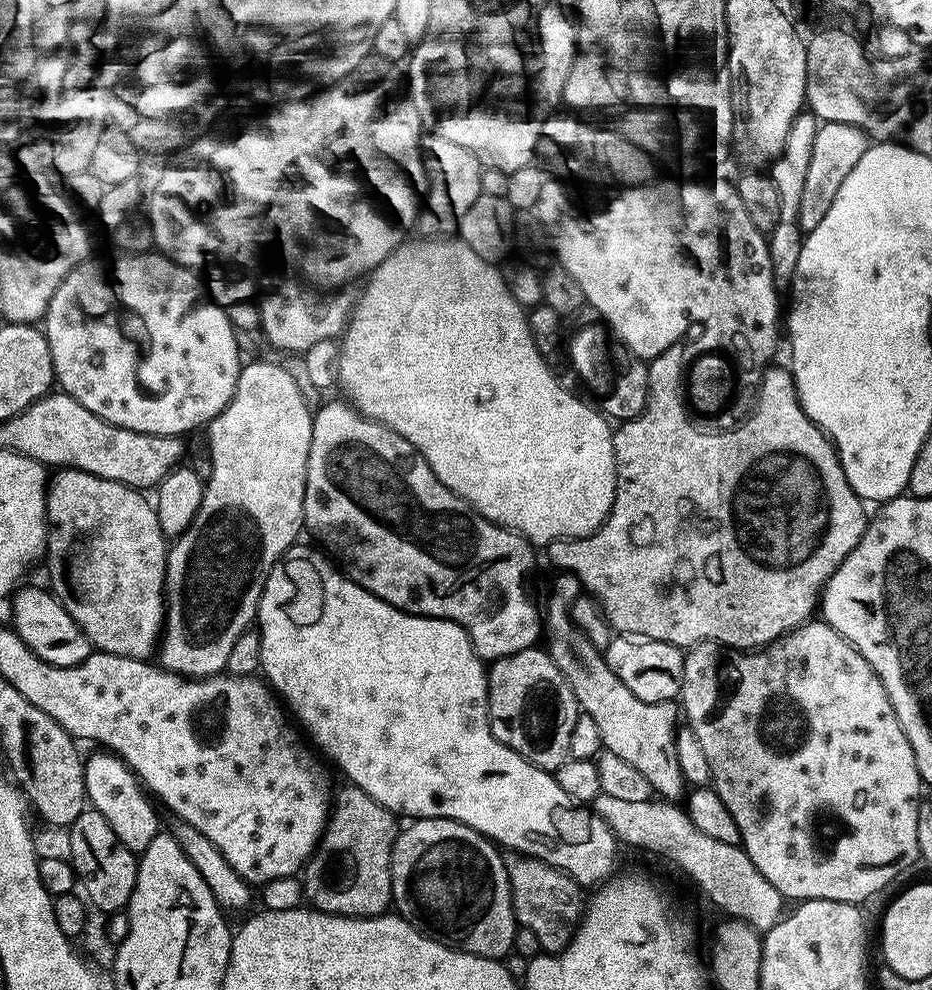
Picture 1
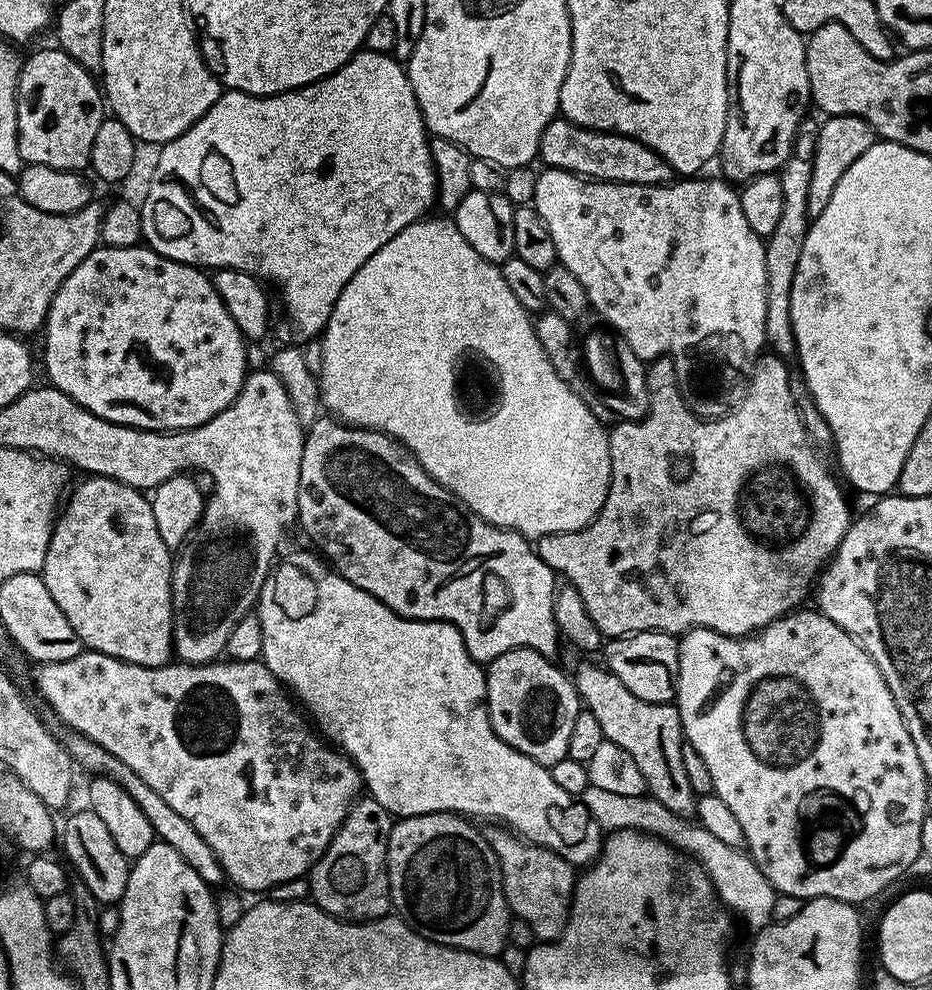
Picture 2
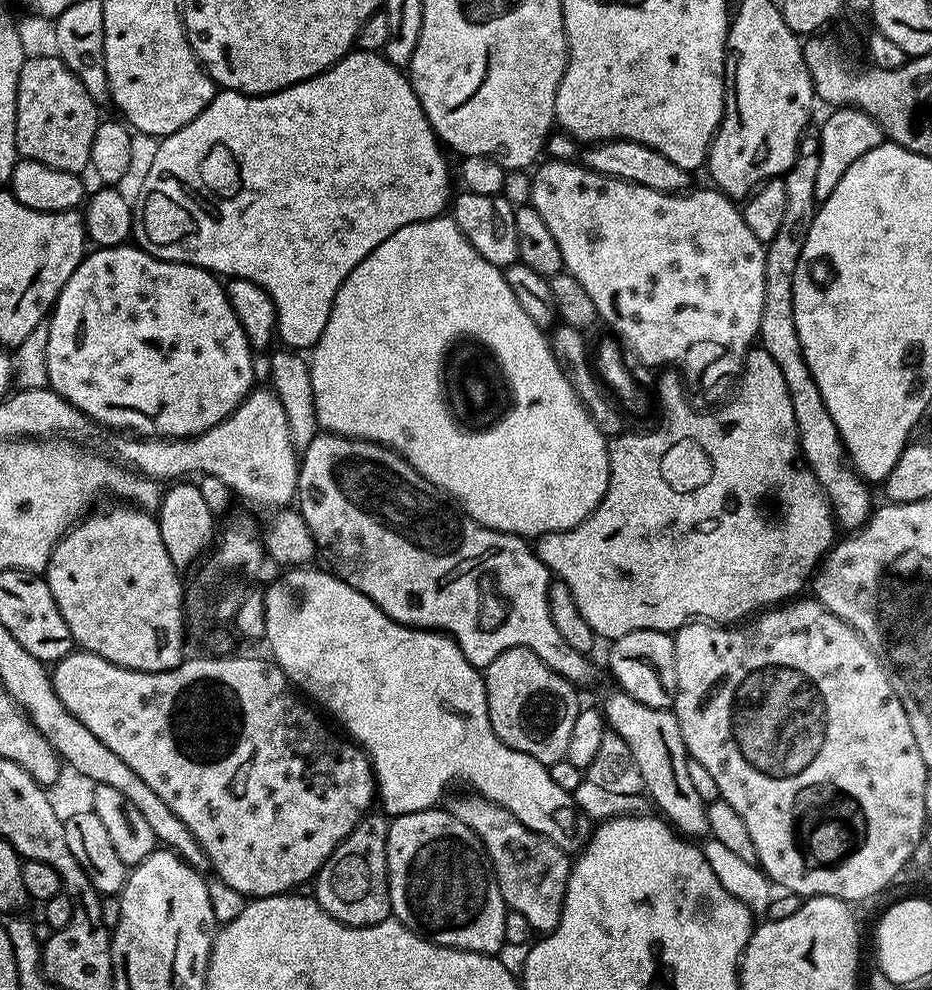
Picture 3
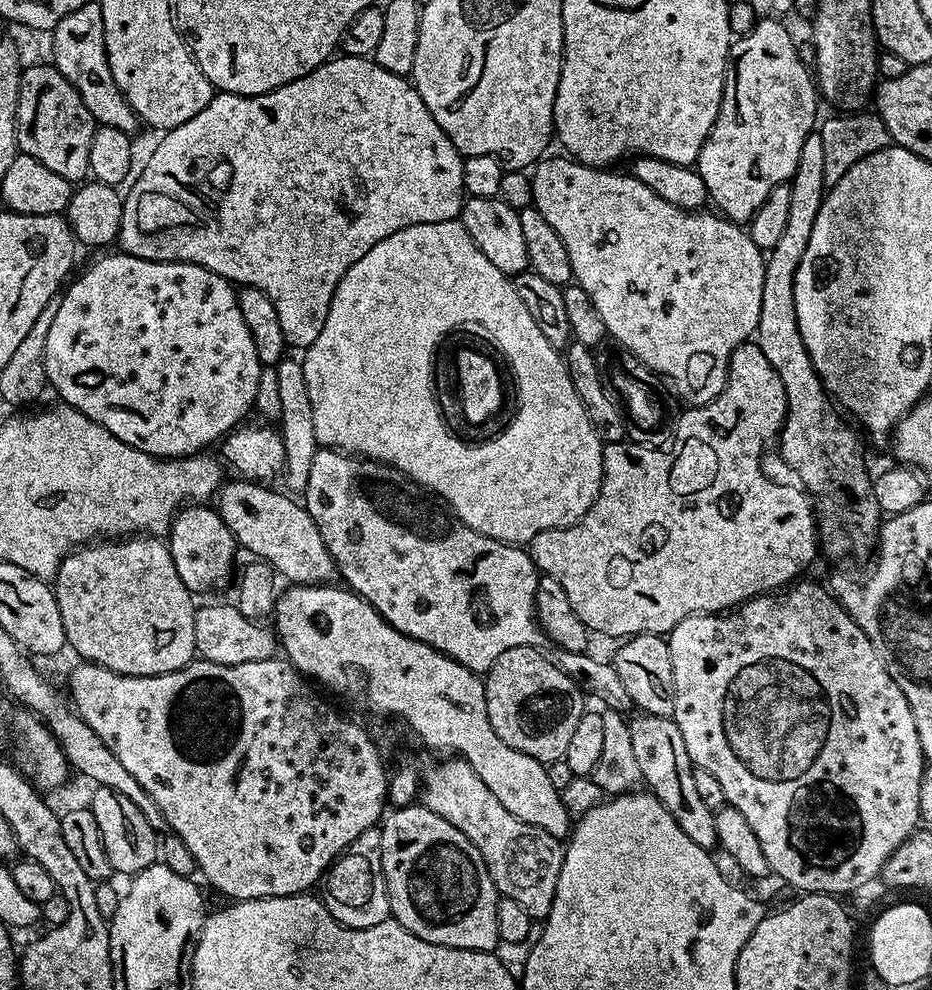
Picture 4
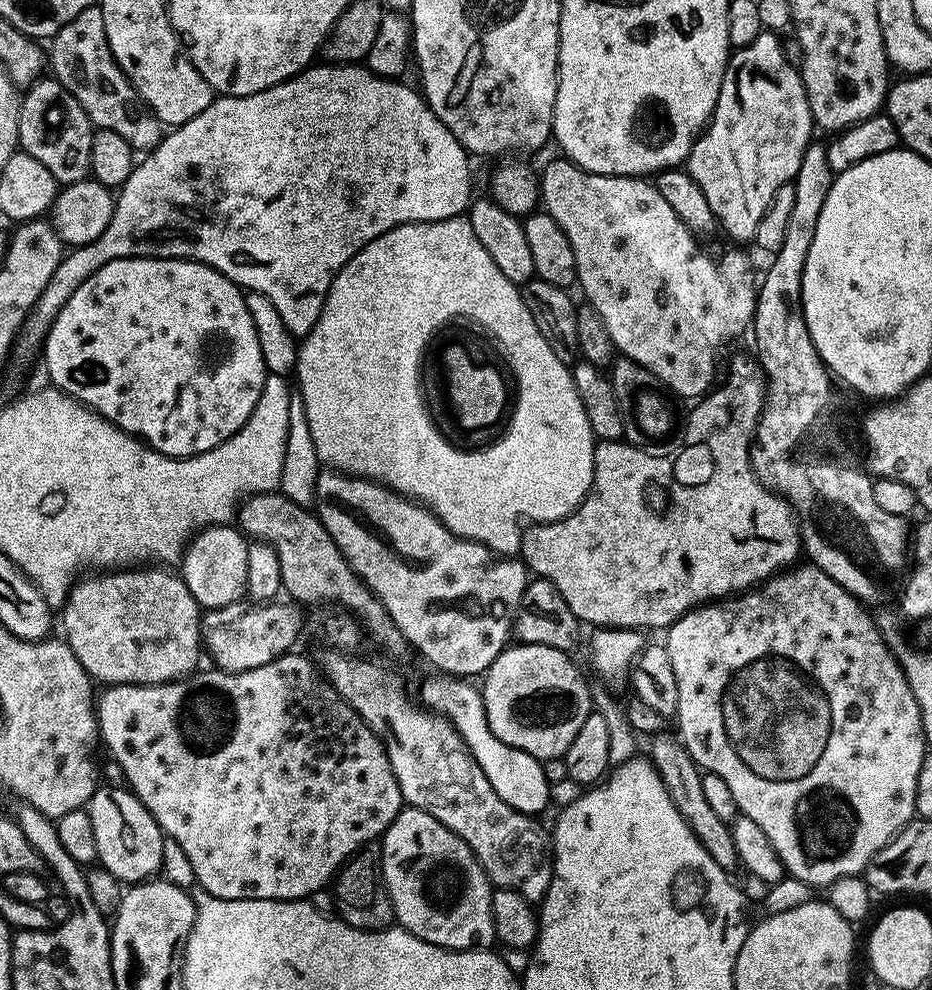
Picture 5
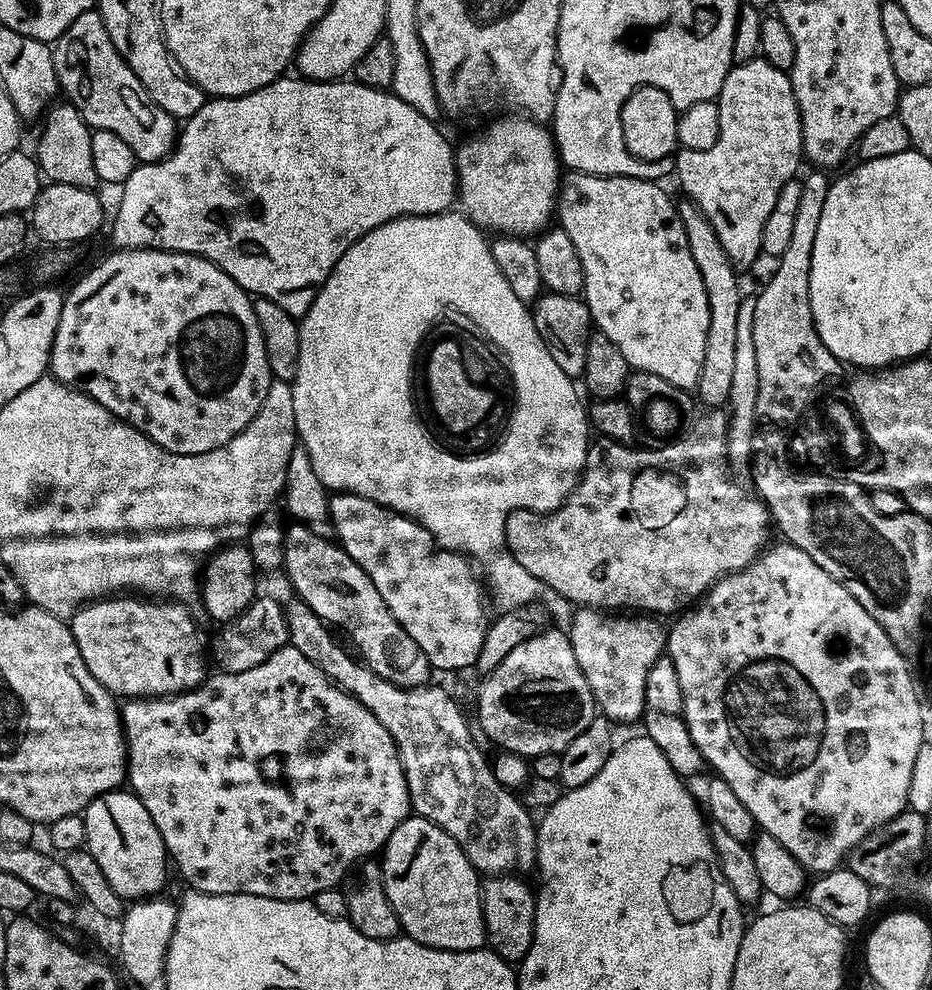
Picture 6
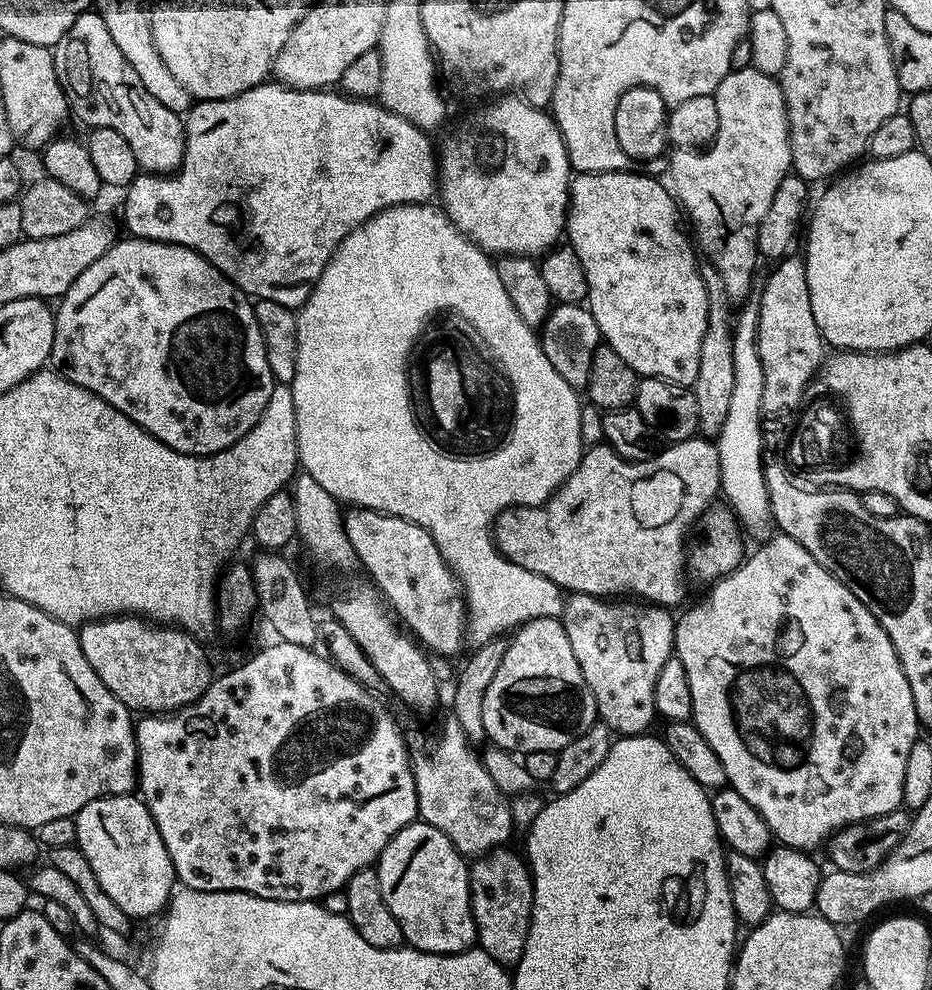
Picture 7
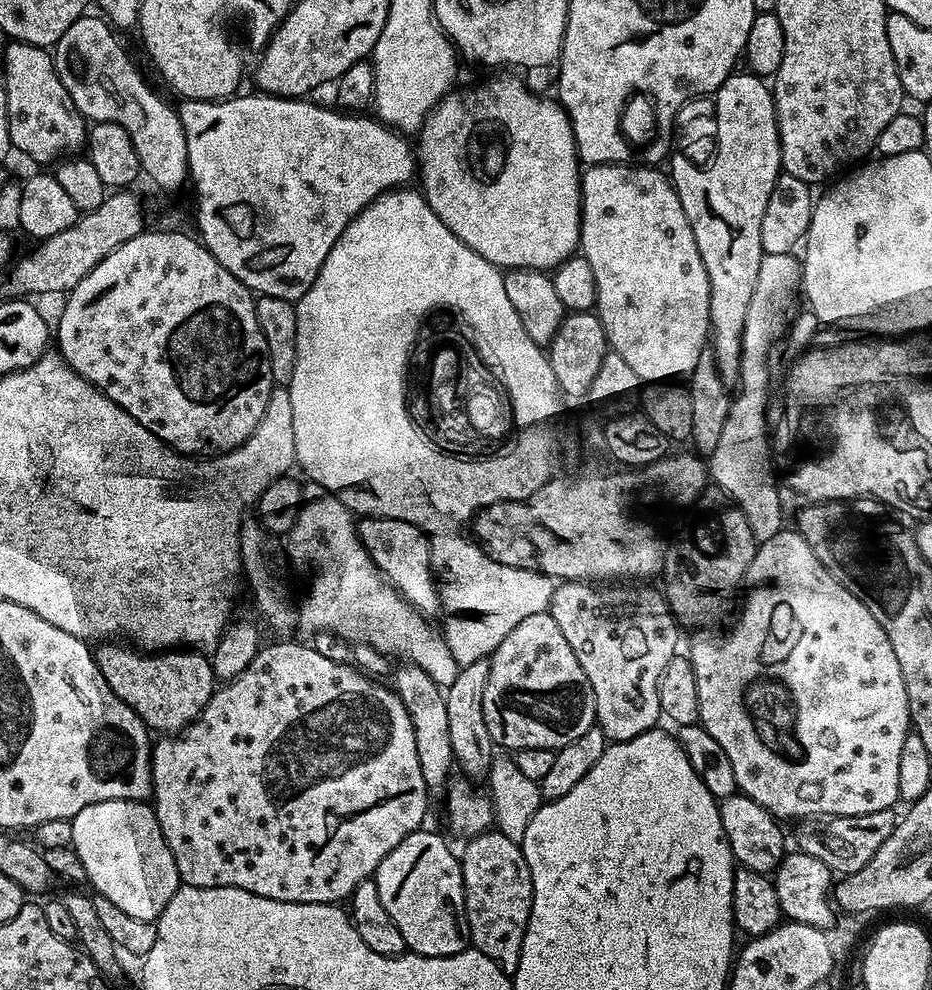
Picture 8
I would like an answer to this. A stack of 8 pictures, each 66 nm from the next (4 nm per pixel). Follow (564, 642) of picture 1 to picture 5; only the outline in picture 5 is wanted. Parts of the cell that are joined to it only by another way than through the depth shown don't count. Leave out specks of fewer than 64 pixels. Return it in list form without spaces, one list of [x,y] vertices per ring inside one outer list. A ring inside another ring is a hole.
[[[657,735],[653,739],[657,740],[653,742],[652,753],[650,753],[652,764],[658,770],[674,806],[678,806],[678,814],[682,814],[682,818],[686,818],[686,822],[694,830],[698,842],[702,842],[706,854],[710,854],[710,858],[714,858],[714,862],[718,862],[718,866],[722,866],[725,872],[735,873],[734,870],[739,869],[741,865],[738,850],[734,850],[731,827],[725,820],[718,818],[718,814],[714,814],[713,808],[706,803],[700,781],[701,769],[697,768],[696,763],[688,757],[688,752],[683,744],[680,743],[679,739],[672,737],[671,740],[670,737],[664,735]]]

